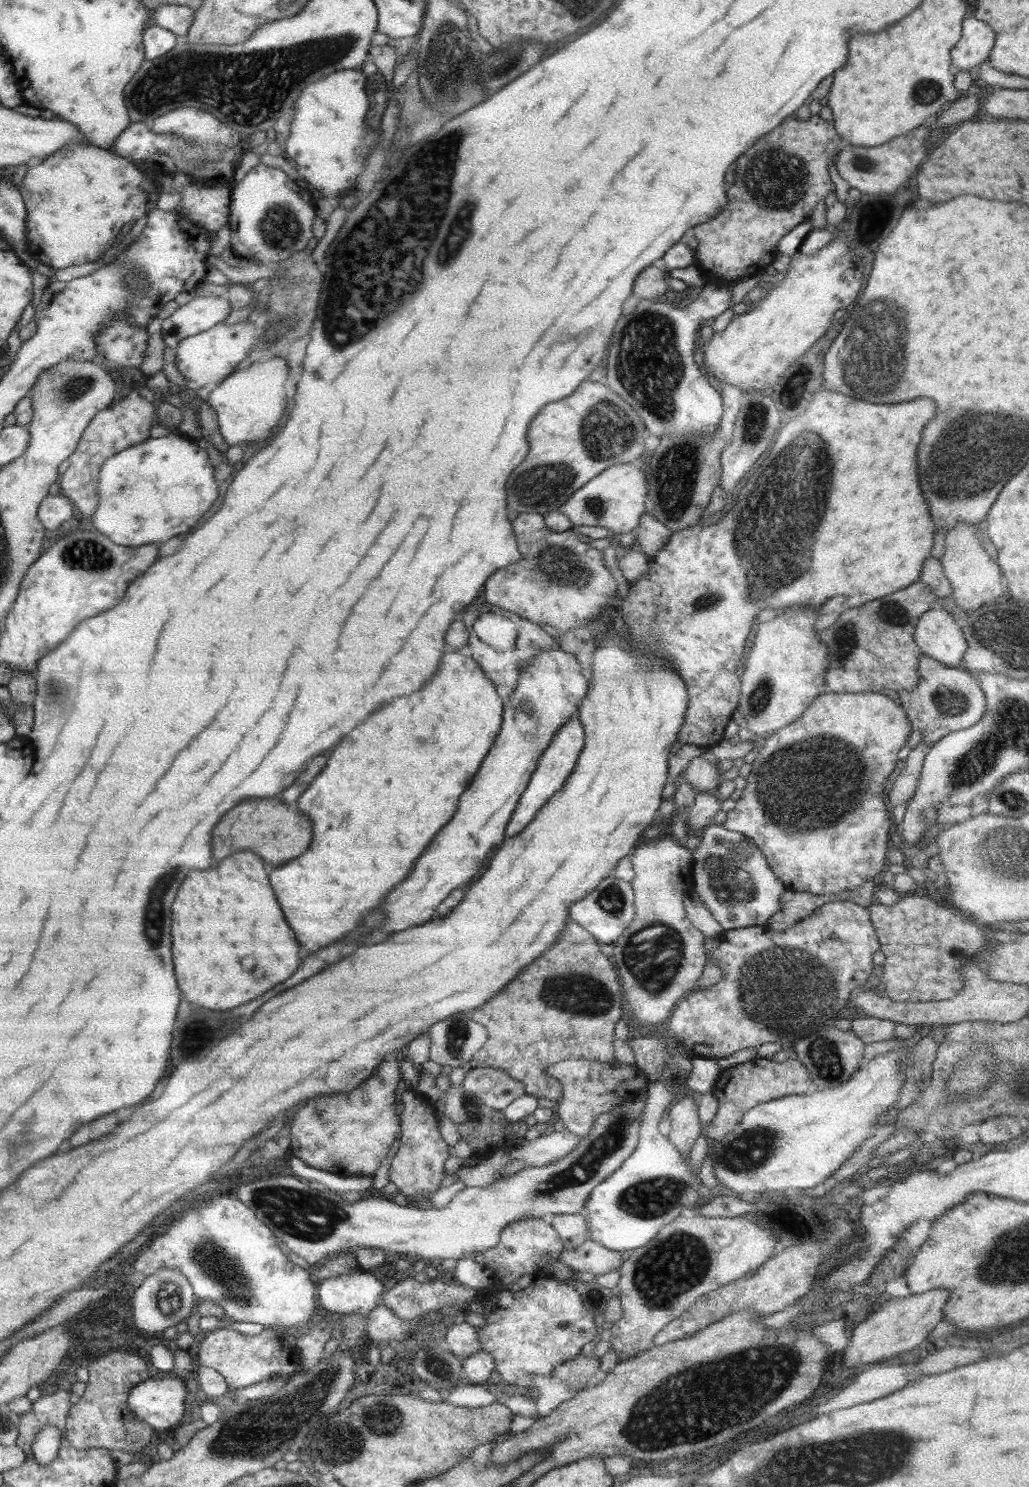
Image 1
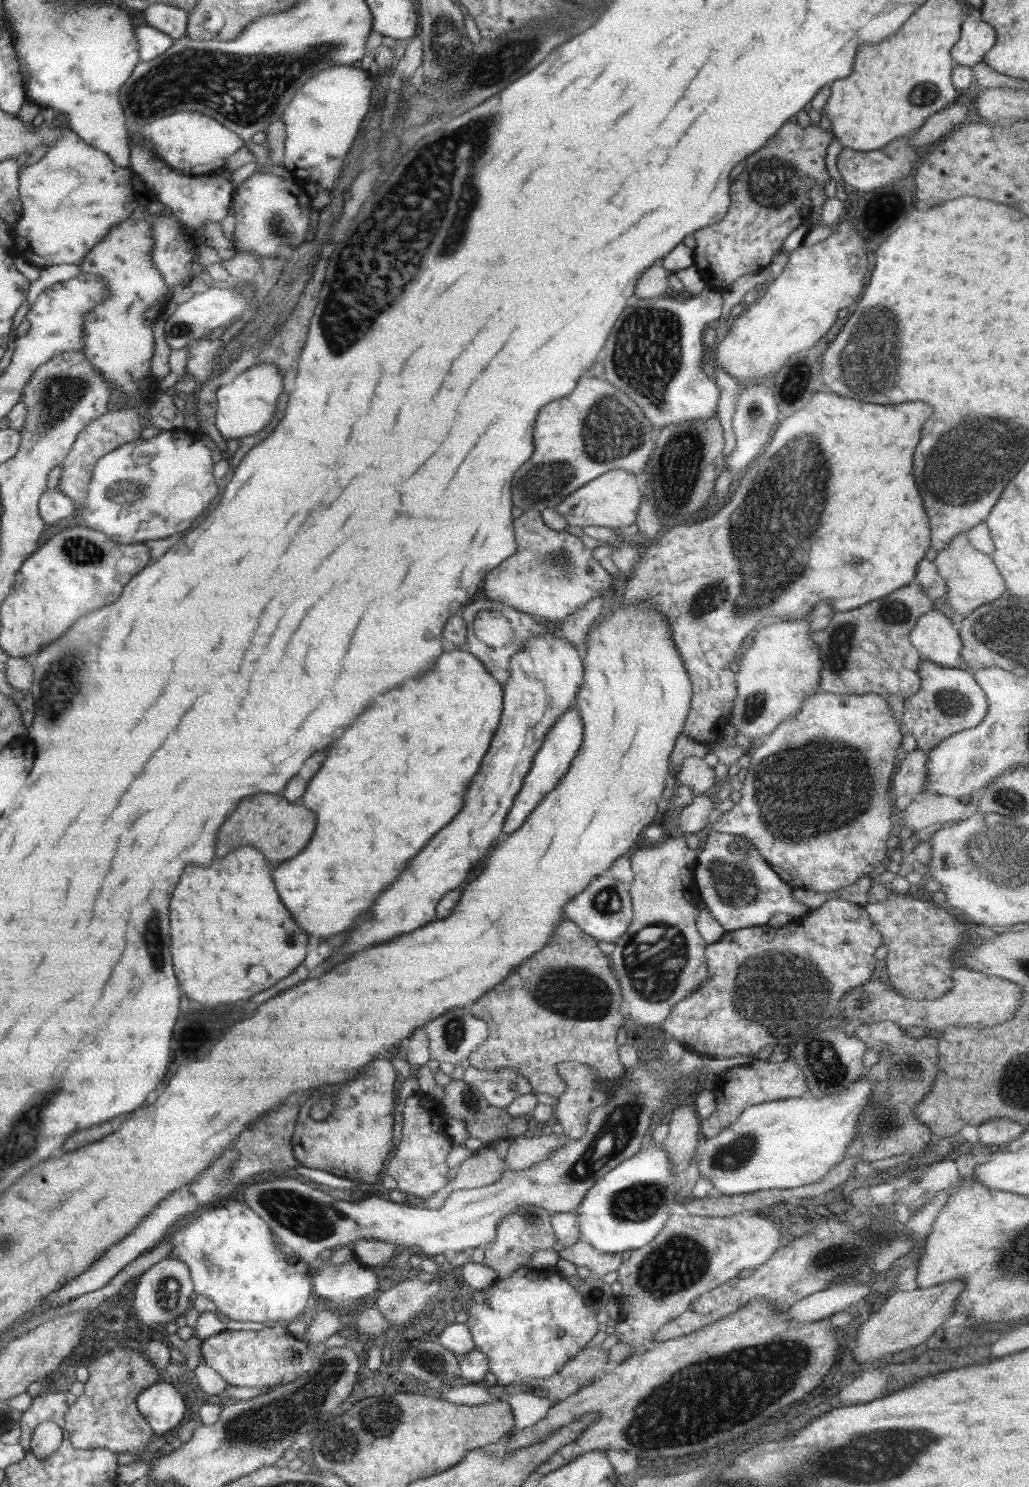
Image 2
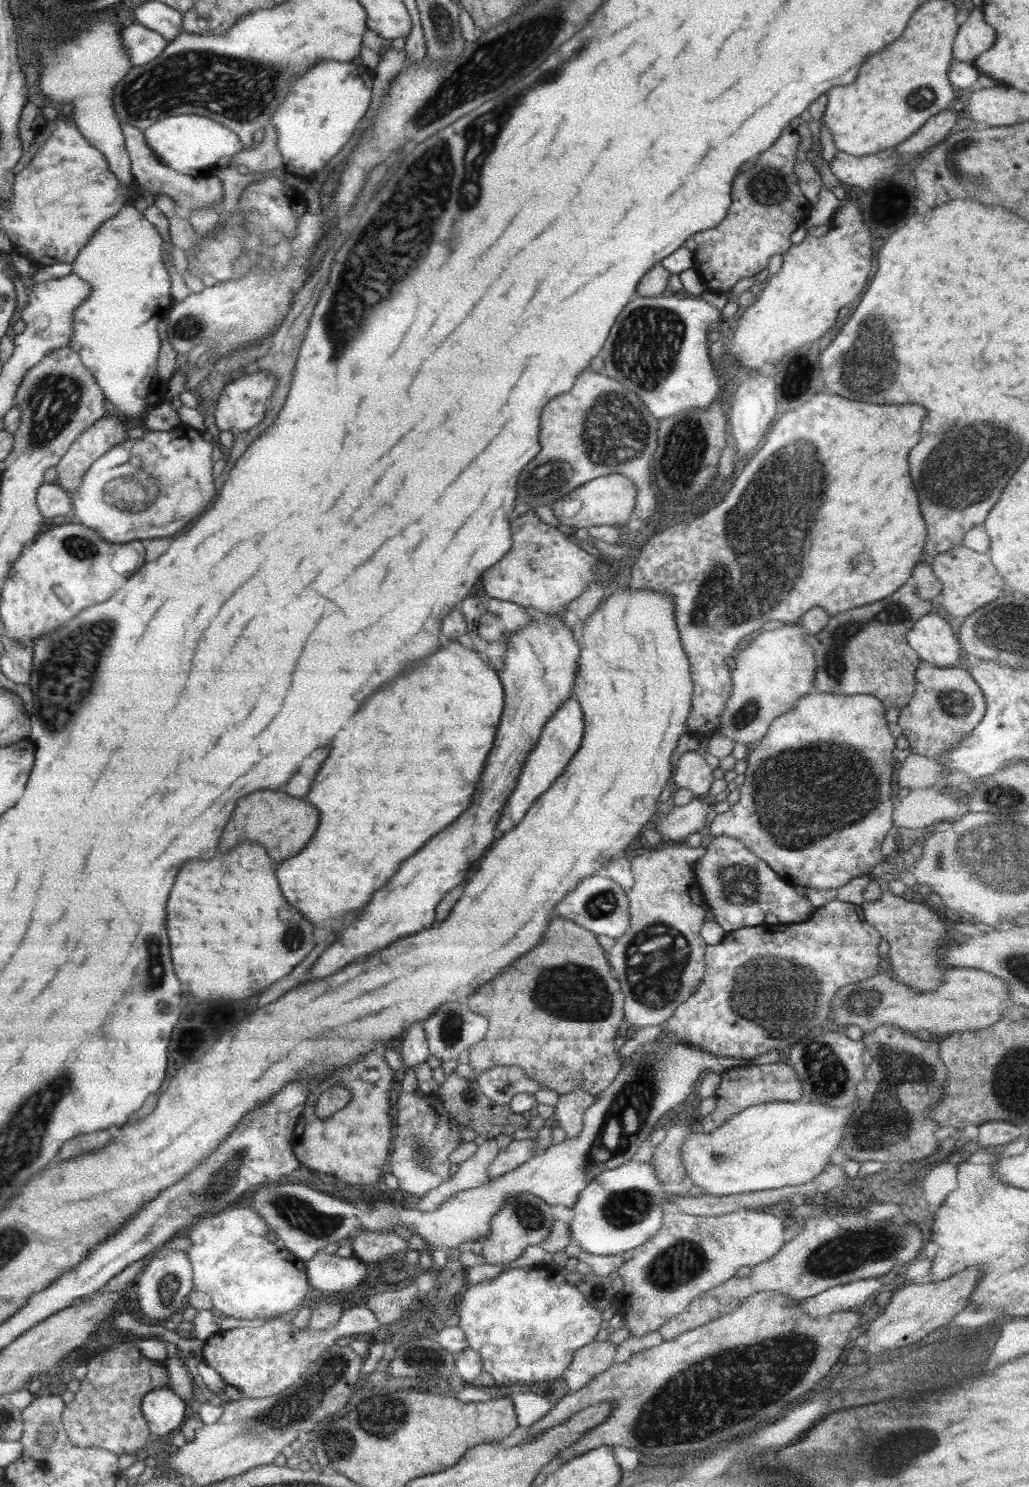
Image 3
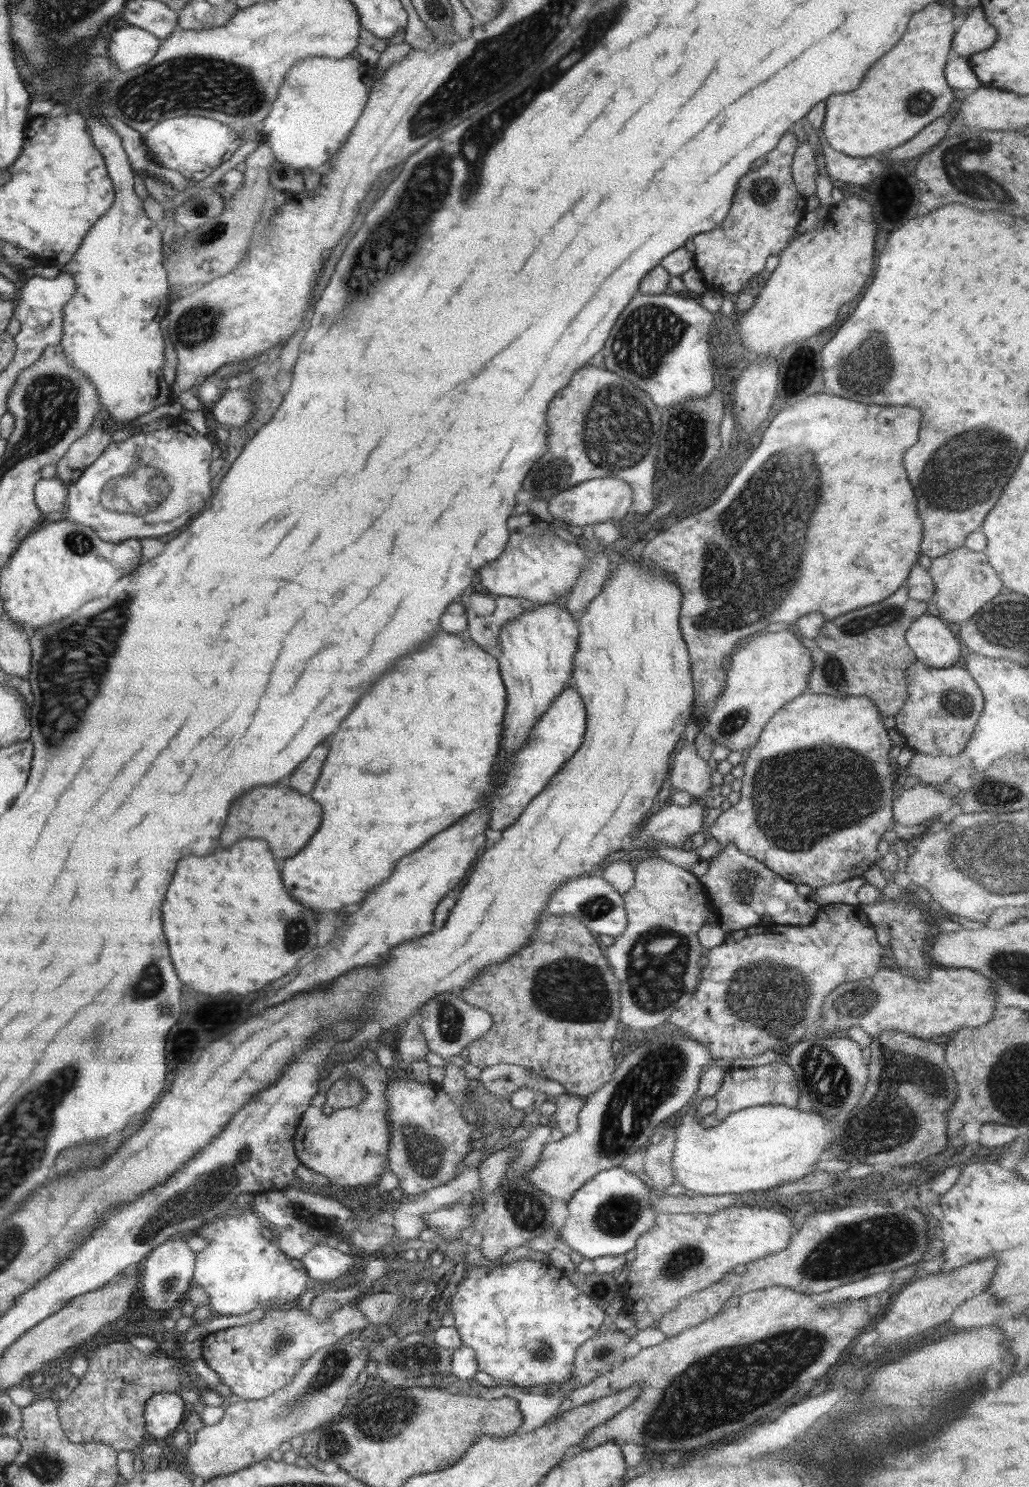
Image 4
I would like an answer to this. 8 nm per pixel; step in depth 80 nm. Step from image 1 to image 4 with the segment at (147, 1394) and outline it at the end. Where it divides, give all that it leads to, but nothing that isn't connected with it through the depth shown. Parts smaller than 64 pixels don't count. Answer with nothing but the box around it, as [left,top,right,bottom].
[145,1394,183,1440]

